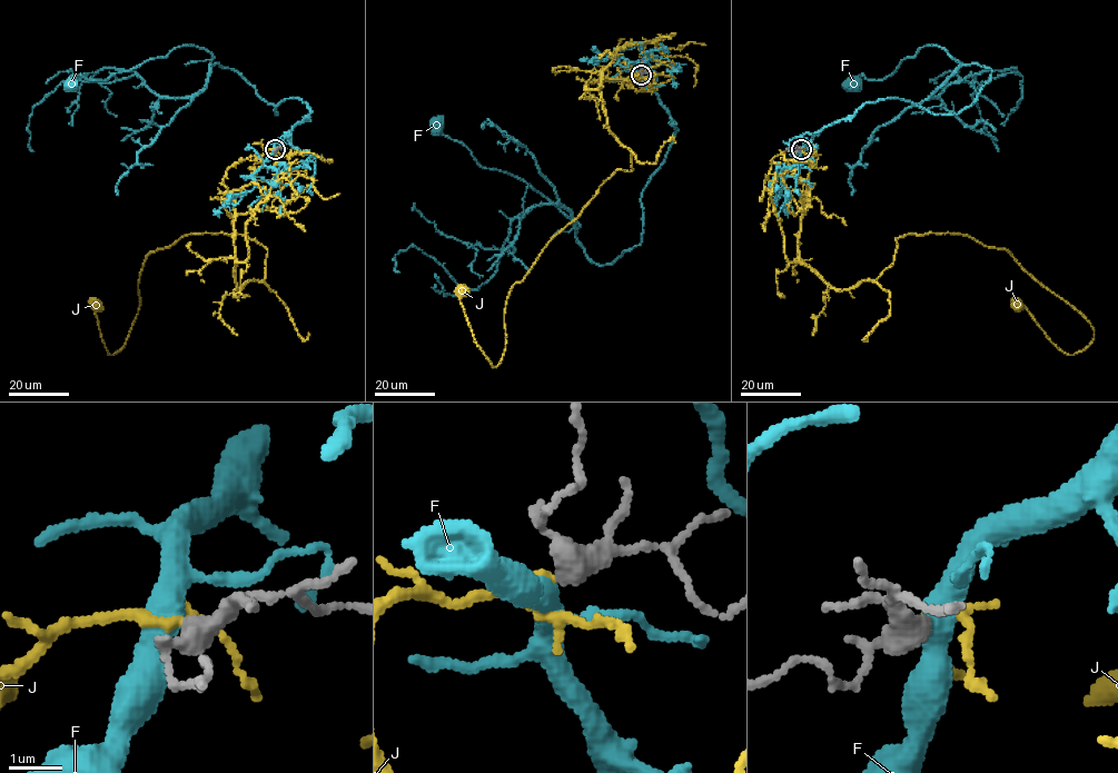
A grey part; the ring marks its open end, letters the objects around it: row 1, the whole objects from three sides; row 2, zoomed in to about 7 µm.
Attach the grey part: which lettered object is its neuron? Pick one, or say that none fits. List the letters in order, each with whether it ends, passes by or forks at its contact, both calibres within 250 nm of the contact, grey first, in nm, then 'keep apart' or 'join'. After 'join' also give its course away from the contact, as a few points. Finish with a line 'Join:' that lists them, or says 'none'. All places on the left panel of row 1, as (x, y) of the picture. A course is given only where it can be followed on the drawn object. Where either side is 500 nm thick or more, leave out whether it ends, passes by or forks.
F: it passes by; calibres 400 and 480 nm; keep apart
J: it passes by; calibres 400 and 140 nm; join; course (275, 149), (223, 179), (235, 286), (261, 280), (261, 245), (190, 233), (145, 258), (114, 354), (97, 305)
Join: J

